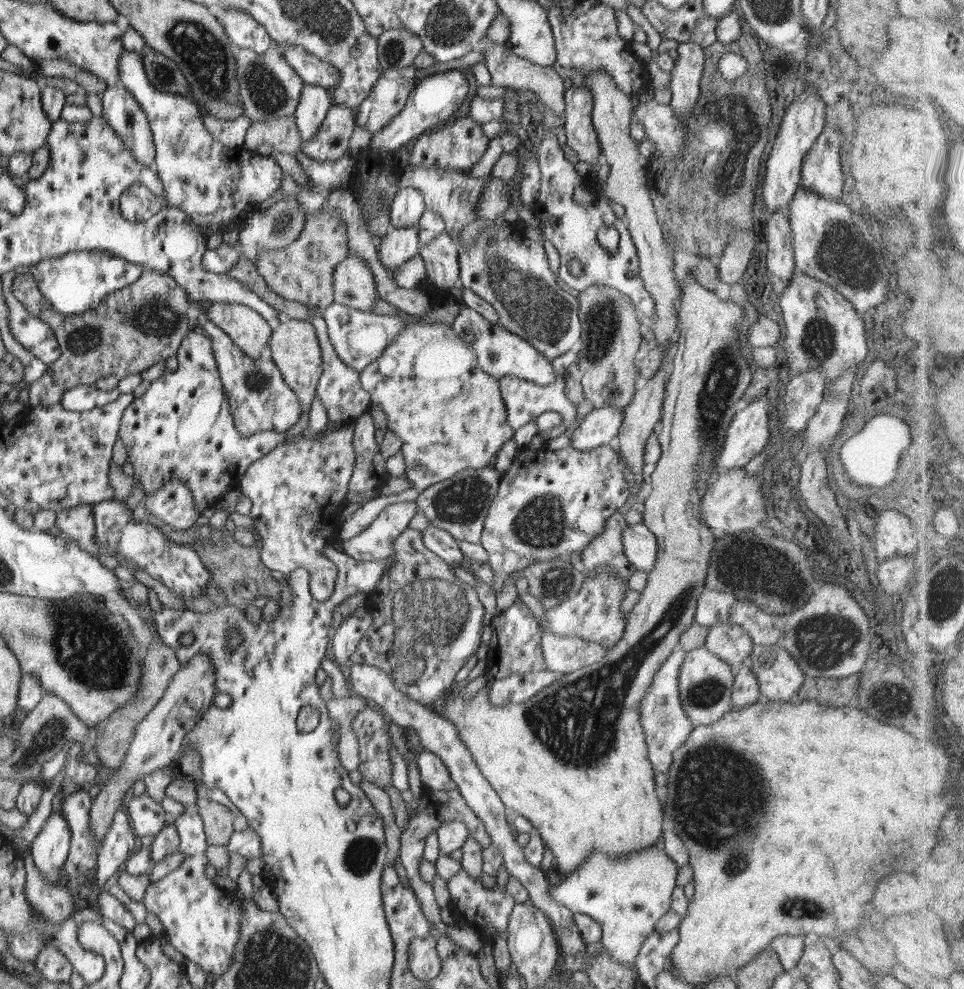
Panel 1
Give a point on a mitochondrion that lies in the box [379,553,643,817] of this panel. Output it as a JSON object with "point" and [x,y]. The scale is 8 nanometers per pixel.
{"point":[556,583]}

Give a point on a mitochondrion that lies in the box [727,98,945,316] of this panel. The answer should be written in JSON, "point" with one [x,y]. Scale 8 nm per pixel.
{"point":[836,259]}

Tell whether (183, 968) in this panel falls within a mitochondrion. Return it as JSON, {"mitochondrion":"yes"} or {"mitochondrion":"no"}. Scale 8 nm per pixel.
{"mitochondrion":"no"}

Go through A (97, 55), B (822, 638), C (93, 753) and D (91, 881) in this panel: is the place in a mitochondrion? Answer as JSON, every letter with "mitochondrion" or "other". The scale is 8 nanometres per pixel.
{"A":"other","B":"mitochondrion","C":"other","D":"other"}

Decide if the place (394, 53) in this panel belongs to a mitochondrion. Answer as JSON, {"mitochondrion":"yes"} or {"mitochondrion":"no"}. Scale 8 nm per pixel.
{"mitochondrion":"yes"}

